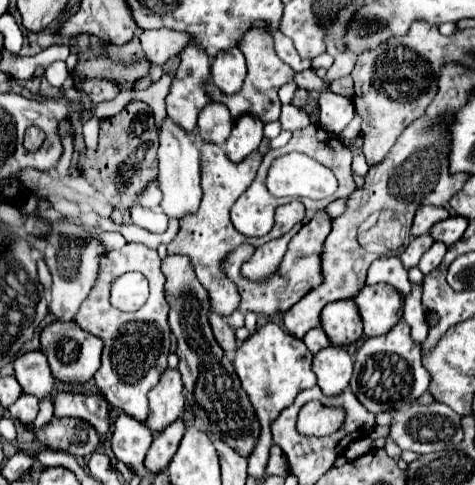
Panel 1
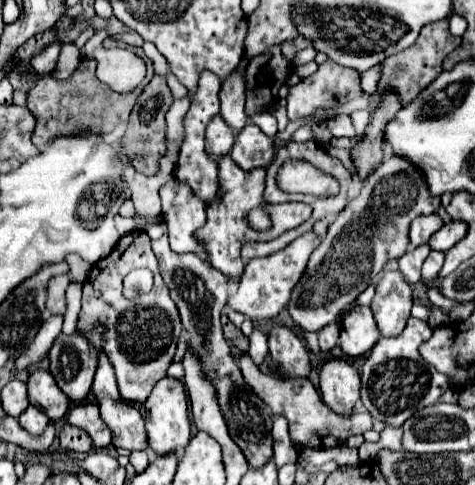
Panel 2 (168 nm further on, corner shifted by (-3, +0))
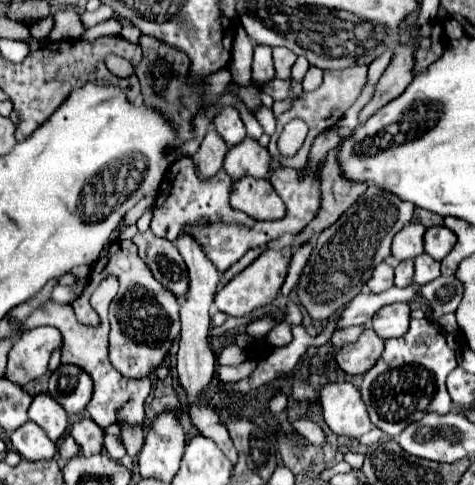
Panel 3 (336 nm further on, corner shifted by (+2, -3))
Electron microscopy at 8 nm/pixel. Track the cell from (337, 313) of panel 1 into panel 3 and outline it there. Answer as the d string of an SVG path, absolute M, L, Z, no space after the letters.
M366 328L366 332L362 332L354 344L342 346L336 352L336 364L350 376L362 376L378 362L382 350L384 340L374 330Z

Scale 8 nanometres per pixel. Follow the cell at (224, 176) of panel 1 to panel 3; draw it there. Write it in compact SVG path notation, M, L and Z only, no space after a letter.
M236 180L230 196L232 208L254 216L256 220L278 220L286 216L286 206L268 180Z

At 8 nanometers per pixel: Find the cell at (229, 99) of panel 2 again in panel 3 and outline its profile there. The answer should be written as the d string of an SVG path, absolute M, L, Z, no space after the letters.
M226 106L222 108L222 112L214 118L214 128L216 132L222 136L222 140L232 148L236 144L240 144L246 138L246 128L244 122L240 120L240 114L236 108Z

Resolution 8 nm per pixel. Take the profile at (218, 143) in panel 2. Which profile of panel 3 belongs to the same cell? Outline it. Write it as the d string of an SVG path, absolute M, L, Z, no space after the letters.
M210 128L198 148L198 152L192 156L198 172L202 178L212 178L224 162L224 156L228 152L226 142L218 136L218 132L214 132L214 128Z

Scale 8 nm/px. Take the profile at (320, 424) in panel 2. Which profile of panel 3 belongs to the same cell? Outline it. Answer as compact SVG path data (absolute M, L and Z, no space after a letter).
M236 344L226 346L218 356L218 364L242 364L244 360L246 360L246 352Z

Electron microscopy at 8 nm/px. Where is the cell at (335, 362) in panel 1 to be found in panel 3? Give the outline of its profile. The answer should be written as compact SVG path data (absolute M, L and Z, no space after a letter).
M352 382L326 384L320 392L320 402L324 408L324 420L334 434L352 440L372 430L366 404Z

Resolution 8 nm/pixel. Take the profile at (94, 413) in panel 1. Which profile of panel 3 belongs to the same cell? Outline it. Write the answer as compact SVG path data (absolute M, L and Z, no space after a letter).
M90 418L76 420L70 426L70 436L80 444L82 456L94 456L104 448L104 430Z

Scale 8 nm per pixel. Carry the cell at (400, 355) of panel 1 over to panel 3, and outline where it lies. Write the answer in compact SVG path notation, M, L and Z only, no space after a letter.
M428 318L410 320L410 330L402 338L386 340L386 348L378 360L378 364L362 378L362 400L368 406L368 414L374 426L390 436L398 436L408 424L422 420L426 414L448 414L452 410L450 394L446 390L446 376L458 366L456 352L446 344L446 336L440 334Z

